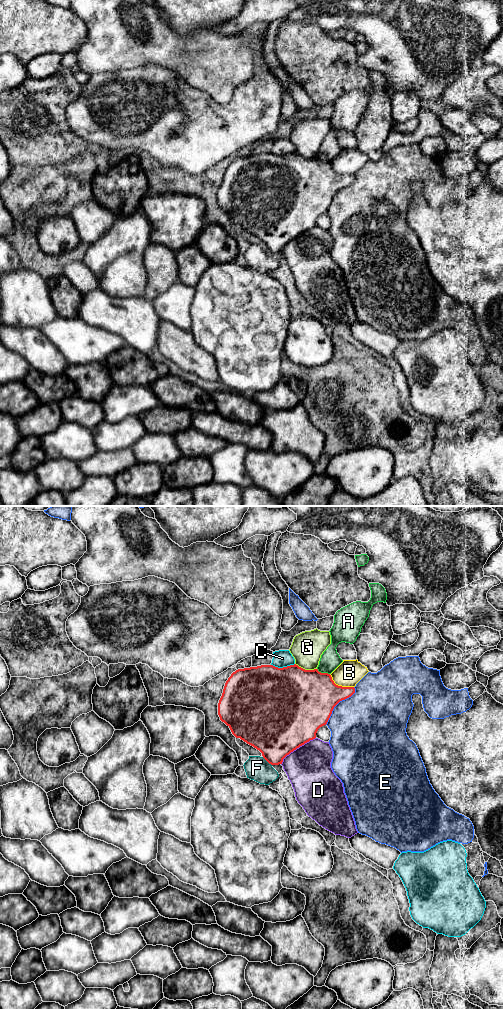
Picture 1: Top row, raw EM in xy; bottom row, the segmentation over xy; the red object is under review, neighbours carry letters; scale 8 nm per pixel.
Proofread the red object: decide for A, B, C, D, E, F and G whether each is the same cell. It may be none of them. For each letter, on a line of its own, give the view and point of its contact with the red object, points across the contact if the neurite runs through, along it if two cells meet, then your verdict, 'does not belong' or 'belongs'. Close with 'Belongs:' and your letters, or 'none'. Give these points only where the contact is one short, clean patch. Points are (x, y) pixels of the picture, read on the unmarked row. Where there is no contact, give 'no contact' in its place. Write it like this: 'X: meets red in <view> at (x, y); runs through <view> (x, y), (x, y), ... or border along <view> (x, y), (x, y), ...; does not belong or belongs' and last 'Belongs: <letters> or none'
A: meets red in xy at (323, 161); does not belong
B: meets red in xy at (340, 174); does not belong
C: meets red in xy at (283, 155); does not belong
D: meets red in xy at (296, 236); does not belong
E: meets red in xy at (338, 190); does not belong
F: meets red in xy at (267, 249); border along xy (262, 245), (271, 253); does not belong
G: meets red in xy at (306, 158); does not belong
Belongs: none

